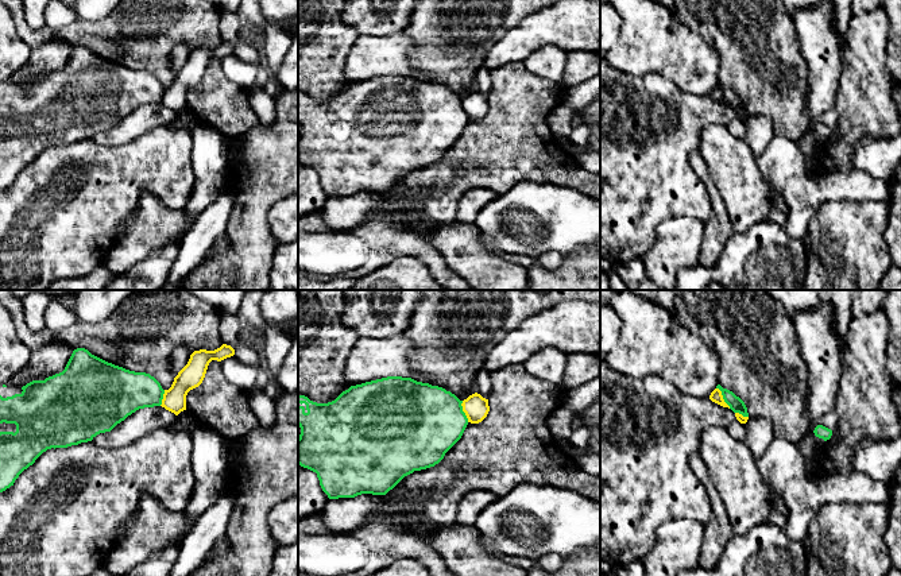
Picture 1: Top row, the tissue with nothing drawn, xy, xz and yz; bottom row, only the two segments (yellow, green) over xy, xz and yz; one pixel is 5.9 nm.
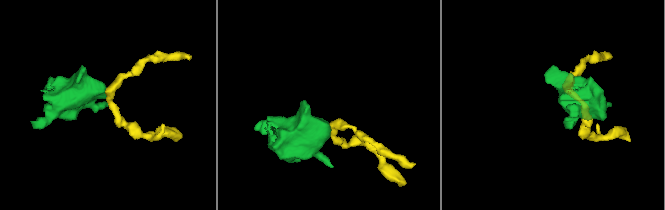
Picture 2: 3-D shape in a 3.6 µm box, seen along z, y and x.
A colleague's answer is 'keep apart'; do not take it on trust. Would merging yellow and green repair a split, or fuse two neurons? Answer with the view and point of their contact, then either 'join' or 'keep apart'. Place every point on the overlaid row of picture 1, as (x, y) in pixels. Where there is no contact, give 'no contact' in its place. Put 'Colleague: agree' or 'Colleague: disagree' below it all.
yz (722, 398) | keep apart
Colleague: agree

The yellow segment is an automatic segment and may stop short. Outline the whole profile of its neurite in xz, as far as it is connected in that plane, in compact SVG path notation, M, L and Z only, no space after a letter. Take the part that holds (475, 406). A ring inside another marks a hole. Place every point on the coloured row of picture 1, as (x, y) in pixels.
M477 393L464 399L461 406L468 418L468 422L471 424L482 422L490 411L488 399L483 398Z

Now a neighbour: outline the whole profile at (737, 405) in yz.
M720 384L716 386L722 391L724 402L730 406L734 413L739 413L743 417L749 417L745 402L736 397L732 391L723 388Z

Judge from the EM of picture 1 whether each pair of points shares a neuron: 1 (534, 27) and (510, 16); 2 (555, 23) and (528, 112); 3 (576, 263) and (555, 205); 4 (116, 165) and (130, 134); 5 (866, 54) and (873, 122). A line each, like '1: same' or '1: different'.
1: different
2: different
3: different
4: different
5: same

